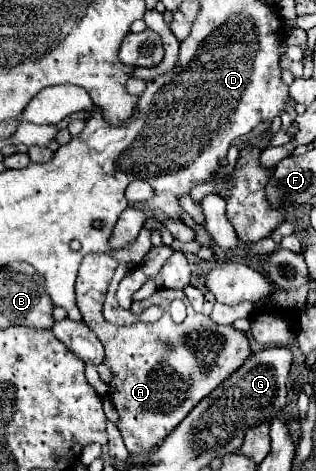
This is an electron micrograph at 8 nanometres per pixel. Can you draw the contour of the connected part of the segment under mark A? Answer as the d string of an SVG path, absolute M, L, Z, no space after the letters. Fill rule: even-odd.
M89 254L83 258L77 276L77 306L83 320L99 334L105 348L105 364L113 370L109 396L121 416L119 430L131 454L147 454L169 434L205 396L211 394L225 378L237 372L251 356L247 336L233 328L215 324L209 316L199 314L187 302L181 290L157 290L151 298L133 302L131 312L139 314L151 304L165 310L163 318L155 324L135 322L131 326L115 326L103 318L103 302L109 282L115 272L115 258L109 254ZM181 298L187 302L187 318L175 324L169 316L169 304Z

